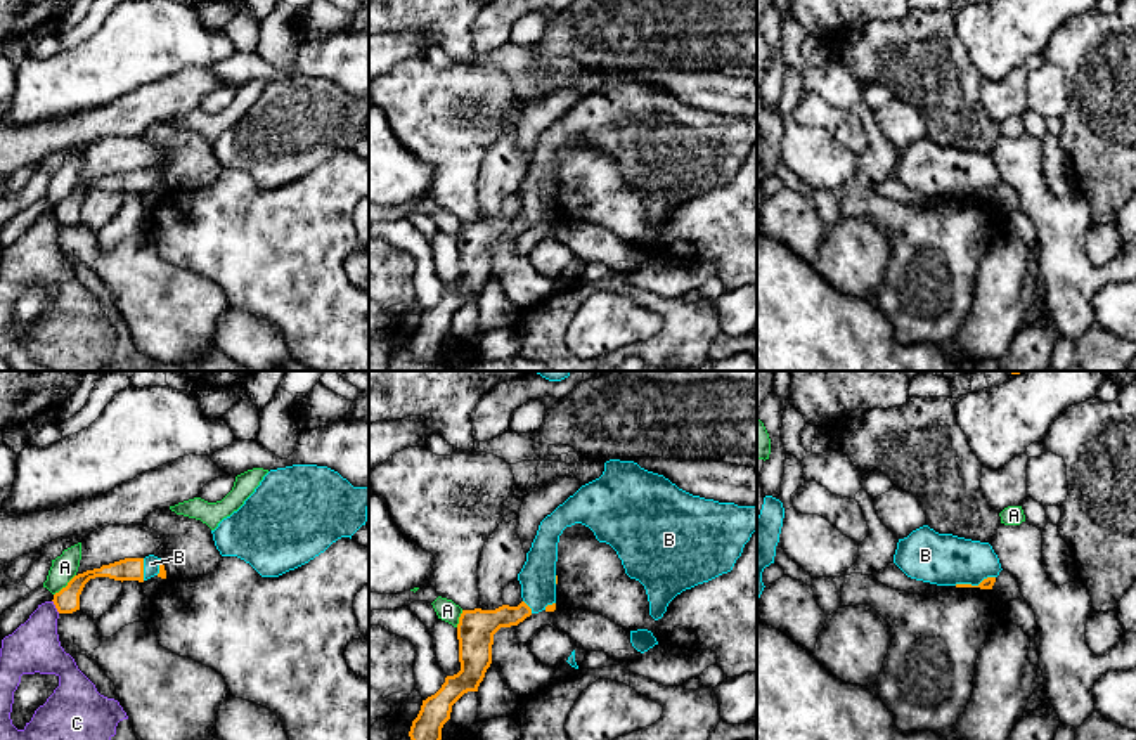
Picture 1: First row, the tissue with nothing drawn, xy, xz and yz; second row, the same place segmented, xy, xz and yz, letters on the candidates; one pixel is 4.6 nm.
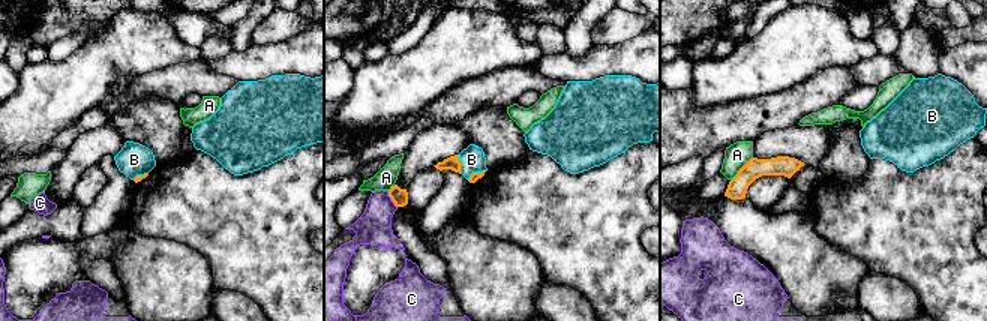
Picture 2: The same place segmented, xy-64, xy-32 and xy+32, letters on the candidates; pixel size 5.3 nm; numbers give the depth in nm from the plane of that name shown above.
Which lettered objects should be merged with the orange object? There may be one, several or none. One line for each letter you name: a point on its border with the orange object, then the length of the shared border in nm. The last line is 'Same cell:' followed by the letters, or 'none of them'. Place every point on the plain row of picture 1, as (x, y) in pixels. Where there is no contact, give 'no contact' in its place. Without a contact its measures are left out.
B: meets orange in yz at (974, 198); contact 200 nm long
Same cell: B

